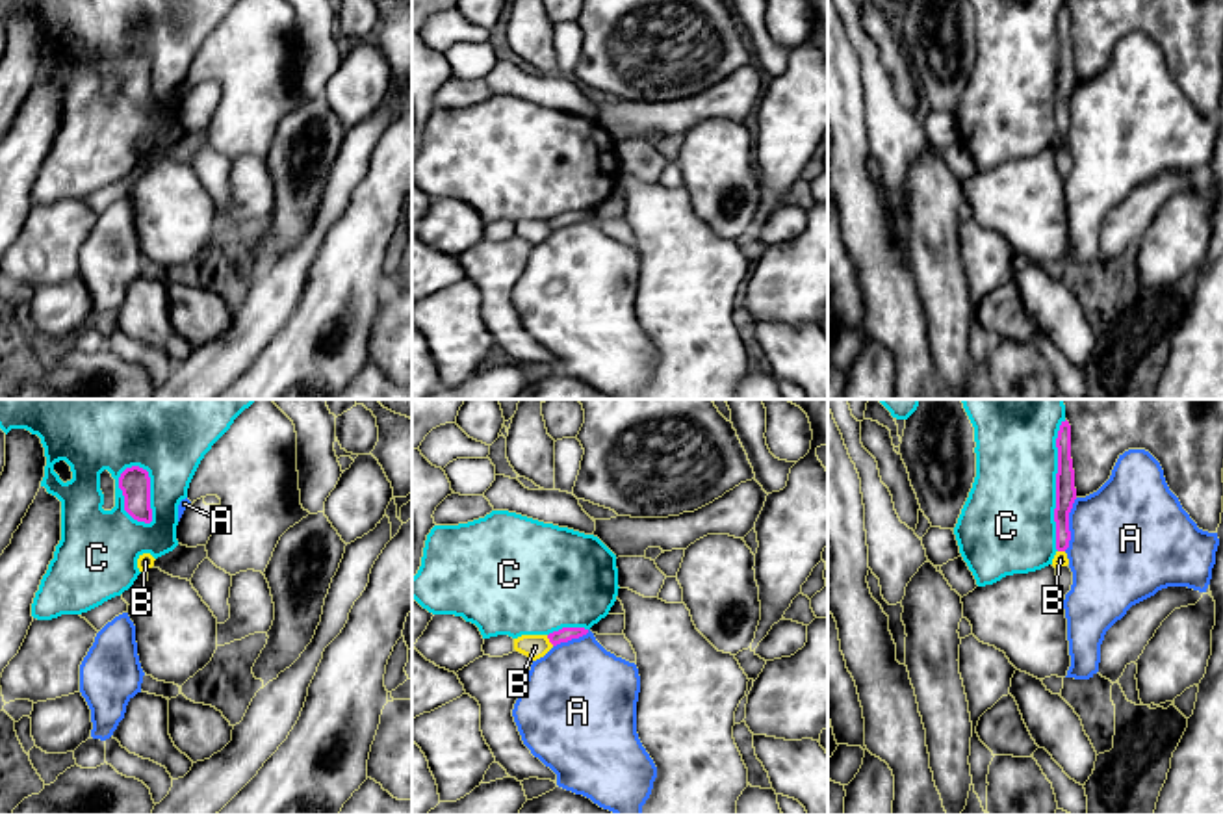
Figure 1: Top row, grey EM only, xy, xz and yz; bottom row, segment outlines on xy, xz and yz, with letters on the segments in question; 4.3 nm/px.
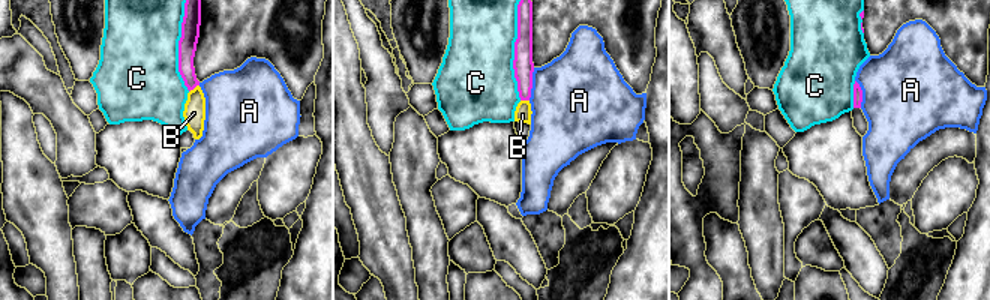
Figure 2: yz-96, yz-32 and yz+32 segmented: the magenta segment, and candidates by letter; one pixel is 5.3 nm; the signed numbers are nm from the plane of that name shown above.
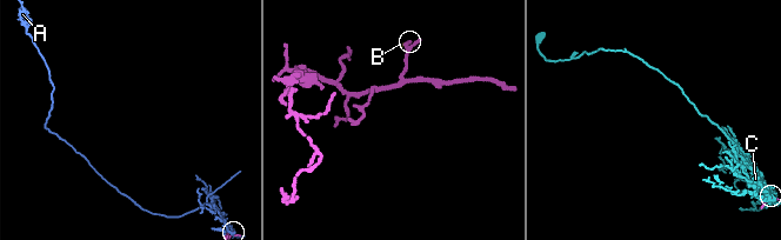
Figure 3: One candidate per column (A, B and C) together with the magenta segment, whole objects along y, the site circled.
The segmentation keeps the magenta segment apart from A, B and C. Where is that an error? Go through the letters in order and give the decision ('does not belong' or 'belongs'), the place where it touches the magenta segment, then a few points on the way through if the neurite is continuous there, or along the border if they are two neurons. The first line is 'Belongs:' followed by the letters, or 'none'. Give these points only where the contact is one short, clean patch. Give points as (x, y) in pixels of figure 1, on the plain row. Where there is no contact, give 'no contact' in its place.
Belongs: none
A: does not belong; meets magenta in yz at (1068, 108); border along yz (1077, 82), (1069, 97), (1069, 129), (1064, 134)
B: does not belong; meets magenta in xz at (550, 225); border along xz (546, 219), (553, 229)
C: does not belong; meets magenta in xy at (149, 75)

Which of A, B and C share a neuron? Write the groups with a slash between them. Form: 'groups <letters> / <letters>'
groups A / B / C

